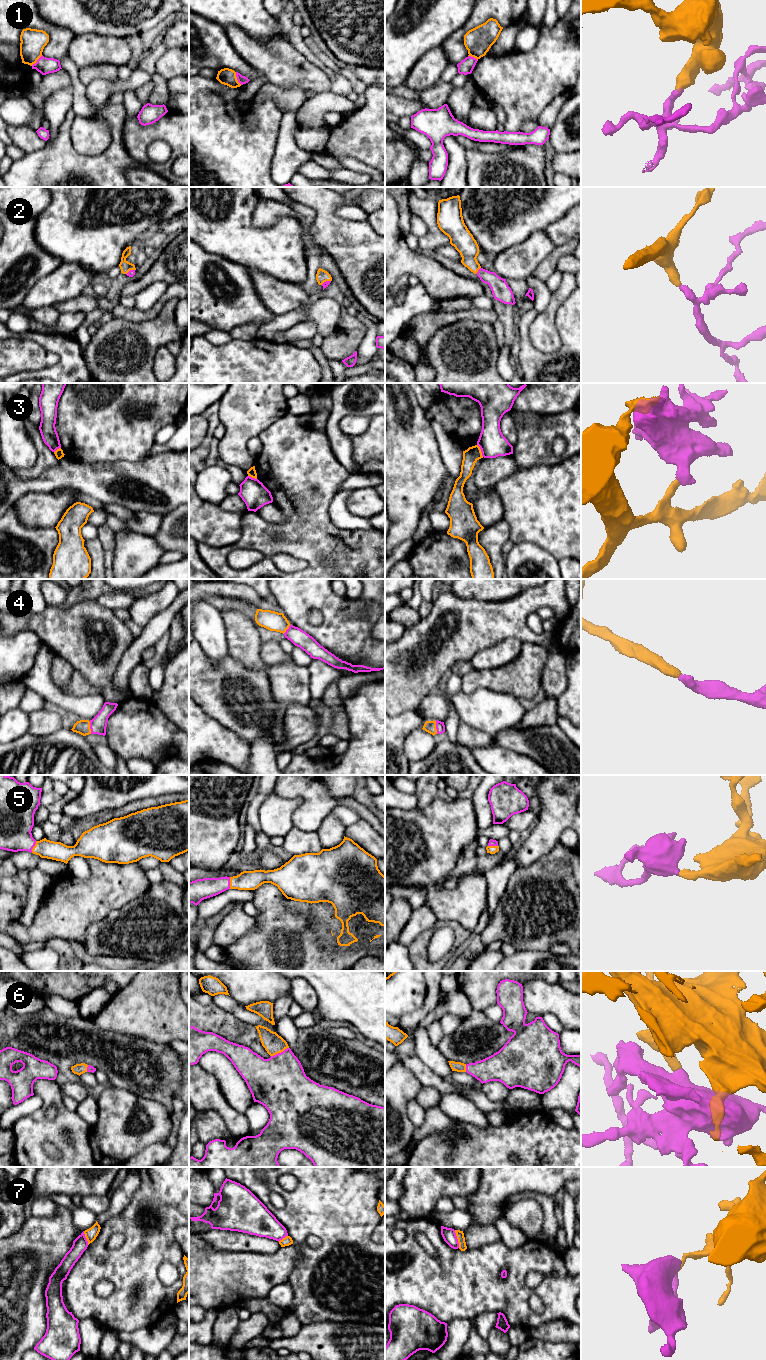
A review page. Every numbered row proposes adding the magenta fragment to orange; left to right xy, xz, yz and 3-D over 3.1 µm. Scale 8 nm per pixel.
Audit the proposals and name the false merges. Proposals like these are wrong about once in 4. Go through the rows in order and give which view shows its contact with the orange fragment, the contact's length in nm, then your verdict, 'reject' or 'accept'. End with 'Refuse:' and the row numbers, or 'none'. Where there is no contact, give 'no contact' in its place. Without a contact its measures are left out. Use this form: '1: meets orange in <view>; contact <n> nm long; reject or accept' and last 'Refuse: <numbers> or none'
1: meets orange in xz; contact 120 nm long; reject
2: meets orange in yz; contact 70 nm long; accept
3: meets orange in yz; contact 120 nm long; reject
4: meets orange in xy; contact 110 nm long; accept
5: meets orange in xy; contact 100 nm long; accept
6: meets orange in xz; contact 160 nm long; accept
7: meets orange in yz; contact 150 nm long; reject
Refuse: 1, 3, 7

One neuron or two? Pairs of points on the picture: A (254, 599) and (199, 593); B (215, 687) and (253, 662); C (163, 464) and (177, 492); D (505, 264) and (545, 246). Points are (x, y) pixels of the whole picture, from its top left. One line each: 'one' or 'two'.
A: one
B: two
C: one
D: one

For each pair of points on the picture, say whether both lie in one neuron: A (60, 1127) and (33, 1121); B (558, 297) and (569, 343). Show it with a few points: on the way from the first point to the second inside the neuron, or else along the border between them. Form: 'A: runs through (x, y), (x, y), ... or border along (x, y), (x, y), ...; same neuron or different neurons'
A: runs through (53, 1127), (40, 1127); same neuron
B: border along (570, 295), (556, 312), (555, 326), (557, 329); different neurons

